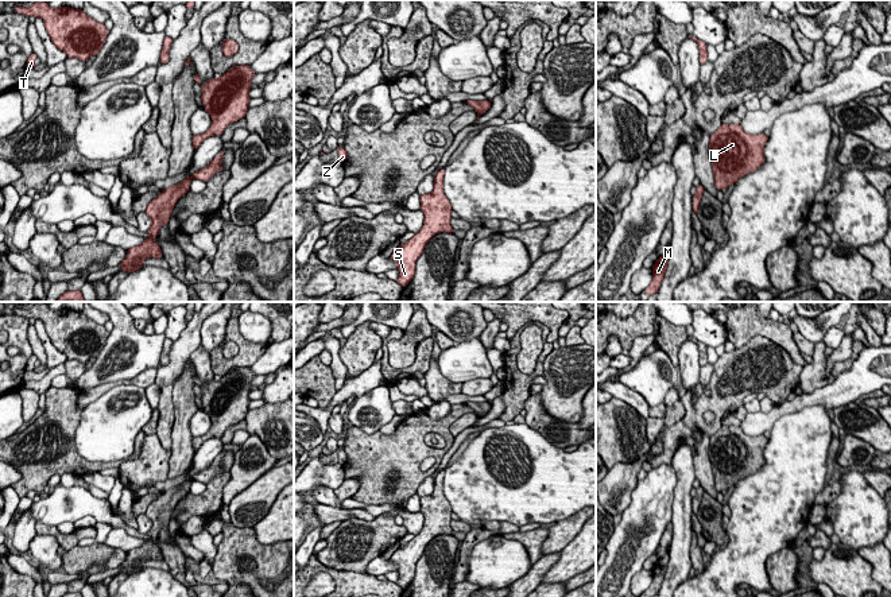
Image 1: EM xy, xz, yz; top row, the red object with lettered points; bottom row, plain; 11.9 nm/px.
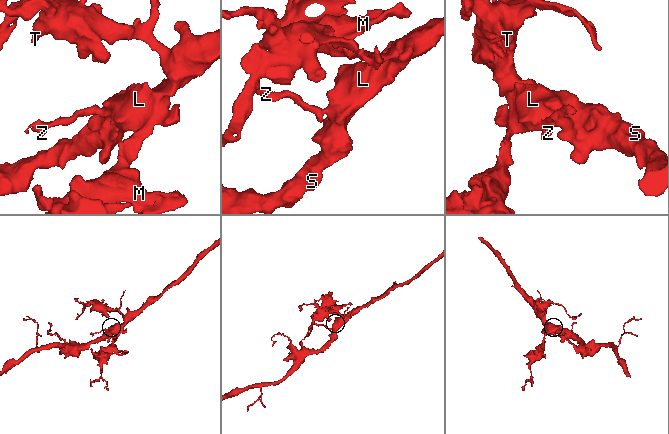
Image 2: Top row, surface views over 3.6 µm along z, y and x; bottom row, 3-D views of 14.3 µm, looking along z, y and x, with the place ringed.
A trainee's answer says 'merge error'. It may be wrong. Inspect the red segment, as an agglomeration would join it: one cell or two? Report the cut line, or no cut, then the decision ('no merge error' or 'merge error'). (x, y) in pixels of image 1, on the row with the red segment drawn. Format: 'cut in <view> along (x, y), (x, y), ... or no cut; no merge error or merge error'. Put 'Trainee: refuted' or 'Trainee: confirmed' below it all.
no cut; no merge error
Trainee: refuted

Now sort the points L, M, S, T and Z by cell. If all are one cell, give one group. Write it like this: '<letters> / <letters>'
L M S T Z

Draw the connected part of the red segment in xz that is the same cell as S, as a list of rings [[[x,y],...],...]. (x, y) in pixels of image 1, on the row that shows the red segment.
[[[441,168],[434,178],[431,193],[419,197],[419,210],[425,214],[422,229],[415,233],[406,244],[399,245],[391,255],[391,260],[398,264],[398,283],[406,287],[415,275],[415,263],[423,253],[426,244],[433,236],[441,232],[453,233],[450,225],[452,205],[443,193],[445,168]]]

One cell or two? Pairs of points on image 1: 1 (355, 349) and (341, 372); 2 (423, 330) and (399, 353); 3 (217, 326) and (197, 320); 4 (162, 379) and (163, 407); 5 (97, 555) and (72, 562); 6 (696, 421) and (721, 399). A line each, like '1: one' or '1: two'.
1: two
2: one
3: two
4: two
5: one
6: one

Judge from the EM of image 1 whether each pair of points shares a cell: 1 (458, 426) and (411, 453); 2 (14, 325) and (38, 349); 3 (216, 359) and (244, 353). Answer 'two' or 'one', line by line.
1: two
2: two
3: one

